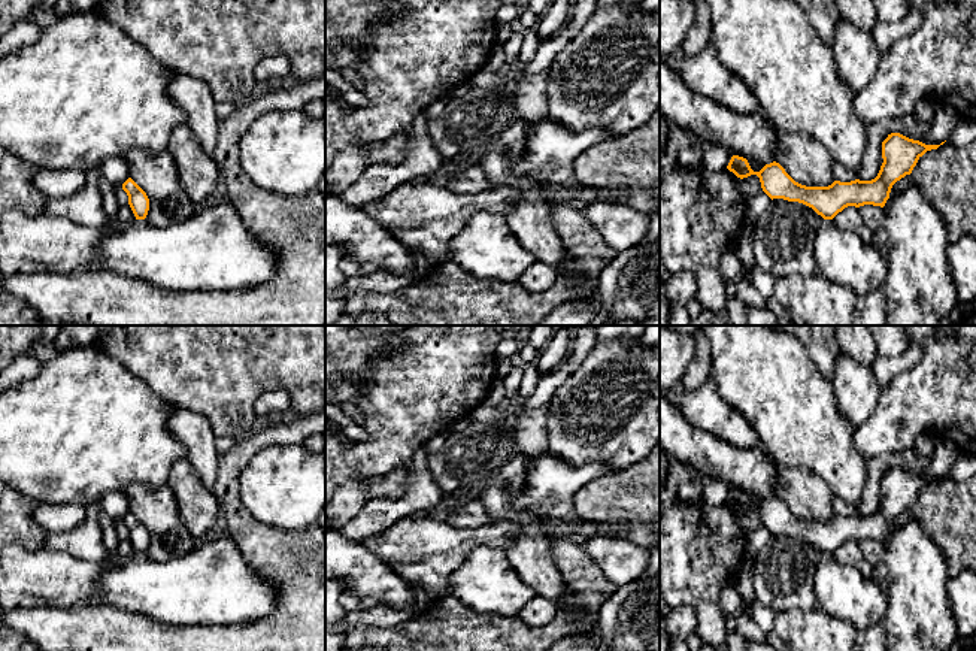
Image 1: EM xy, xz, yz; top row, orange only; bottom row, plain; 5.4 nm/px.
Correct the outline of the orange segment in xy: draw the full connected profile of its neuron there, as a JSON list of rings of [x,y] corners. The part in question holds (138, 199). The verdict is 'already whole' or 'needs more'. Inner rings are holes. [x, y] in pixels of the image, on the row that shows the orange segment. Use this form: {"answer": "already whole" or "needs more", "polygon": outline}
{"answer": "already whole", "polygon": [[[131,178],[122,184],[122,190],[128,196],[128,205],[136,219],[145,219],[149,211],[149,199],[146,193]]]}

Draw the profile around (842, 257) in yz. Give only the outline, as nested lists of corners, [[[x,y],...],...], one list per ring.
[[[824,219],[813,242],[816,273],[827,281],[849,287],[857,296],[880,288],[888,275],[883,252],[857,233]]]

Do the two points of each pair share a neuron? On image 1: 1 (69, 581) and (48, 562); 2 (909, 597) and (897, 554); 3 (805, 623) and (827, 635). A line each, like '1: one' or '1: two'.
1: one
2: one
3: one

